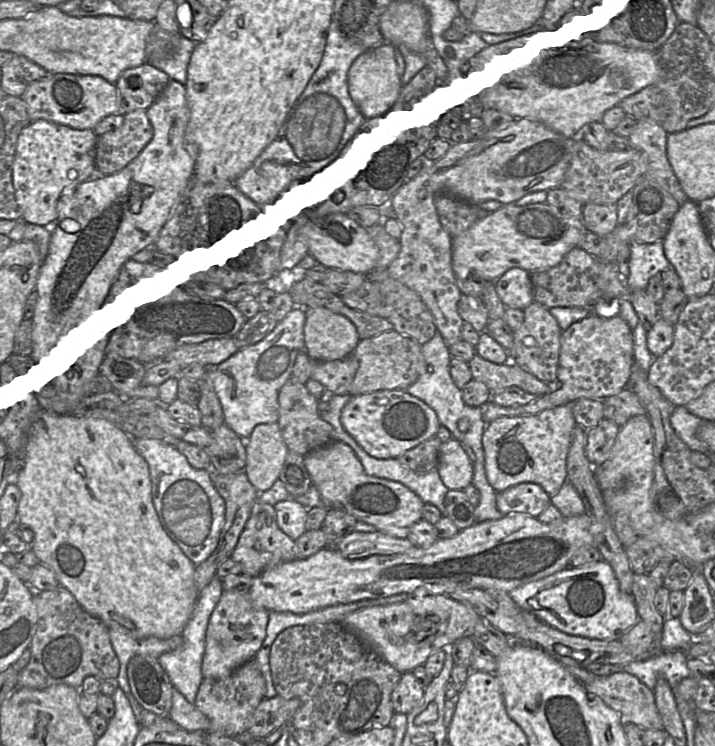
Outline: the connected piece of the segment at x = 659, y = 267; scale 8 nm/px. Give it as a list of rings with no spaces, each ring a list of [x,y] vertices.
[[[663,242],[630,243],[629,275],[625,279],[629,292],[645,290],[651,277],[672,268],[664,253]]]

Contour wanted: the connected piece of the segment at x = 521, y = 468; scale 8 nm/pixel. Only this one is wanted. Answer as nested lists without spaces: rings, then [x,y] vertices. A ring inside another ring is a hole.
[[[567,403],[531,416],[504,416],[487,424],[483,435],[485,470],[490,485],[497,492],[526,482],[539,484],[550,496],[560,491],[568,481],[567,457],[572,433],[577,426],[572,405],[573,403]]]

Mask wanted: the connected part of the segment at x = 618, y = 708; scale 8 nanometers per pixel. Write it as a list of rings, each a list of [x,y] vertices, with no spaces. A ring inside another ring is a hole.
[[[620,671],[608,676],[597,676],[584,684],[588,693],[599,697],[620,716],[622,725],[633,723],[644,730],[662,730],[663,723],[655,704],[654,691],[643,684],[636,676]]]

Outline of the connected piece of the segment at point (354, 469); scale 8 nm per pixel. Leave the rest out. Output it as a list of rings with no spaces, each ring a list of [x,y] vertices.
[[[333,440],[310,451],[304,456],[304,464],[327,509],[343,510],[357,521],[398,538],[407,538],[410,528],[423,519],[425,503],[417,494],[400,482],[366,474],[353,449],[342,441]]]

